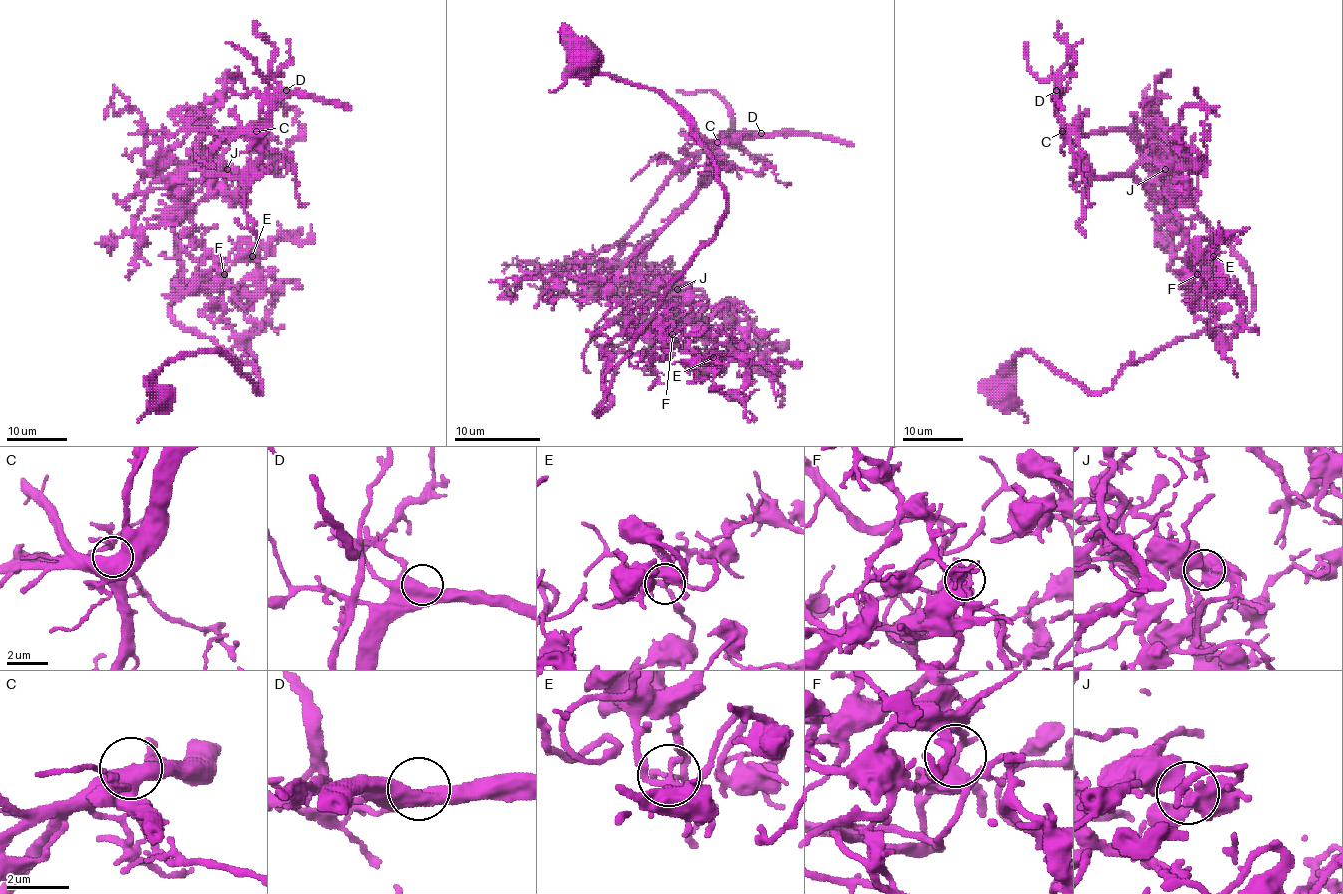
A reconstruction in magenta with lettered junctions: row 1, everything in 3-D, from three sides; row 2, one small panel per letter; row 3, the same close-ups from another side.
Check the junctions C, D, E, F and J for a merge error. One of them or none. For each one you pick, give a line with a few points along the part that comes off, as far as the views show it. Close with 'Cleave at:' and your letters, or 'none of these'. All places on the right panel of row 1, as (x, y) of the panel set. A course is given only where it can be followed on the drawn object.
J: foreign part runs (1165, 169), (1137, 162), (1125, 172), (1087, 177), (1077, 166), (1054, 95), (1056, 72), (1069, 48), (1059, 22)
Cleave at: J

